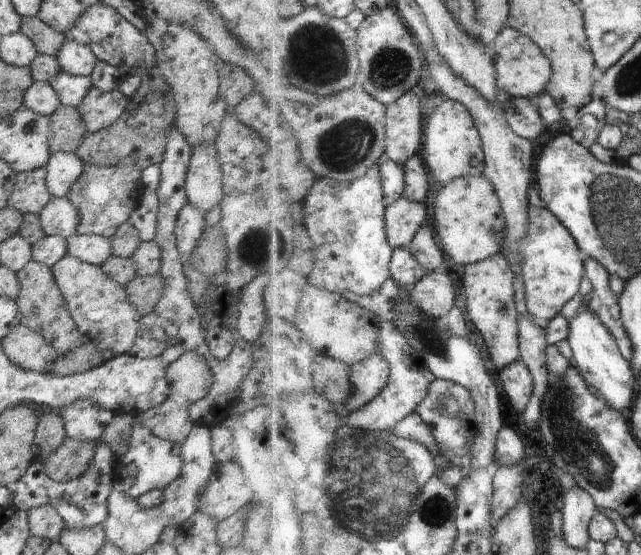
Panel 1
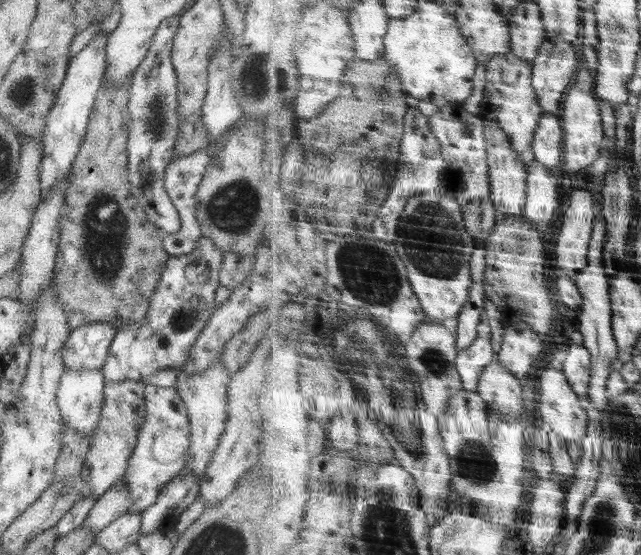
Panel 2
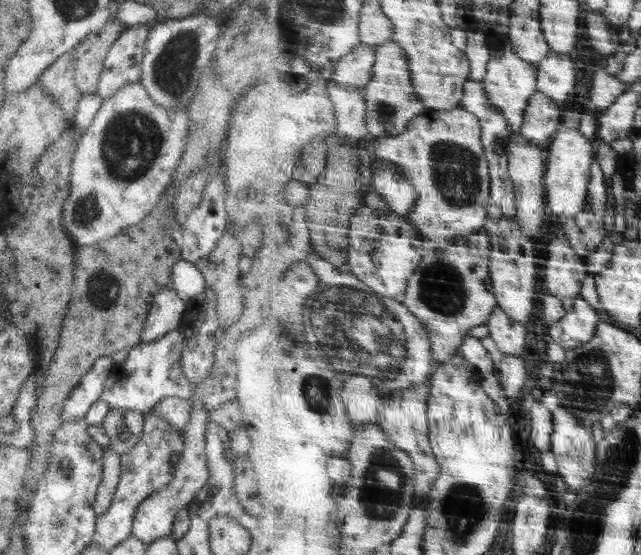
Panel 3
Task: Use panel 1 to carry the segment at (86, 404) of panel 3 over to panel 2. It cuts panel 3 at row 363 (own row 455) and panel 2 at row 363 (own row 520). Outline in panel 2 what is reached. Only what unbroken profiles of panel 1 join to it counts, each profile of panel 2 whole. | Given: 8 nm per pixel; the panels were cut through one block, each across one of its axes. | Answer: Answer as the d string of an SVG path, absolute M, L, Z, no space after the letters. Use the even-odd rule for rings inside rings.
M88 323L69 332L62 354L65 369L101 370L116 329L106 323Z

